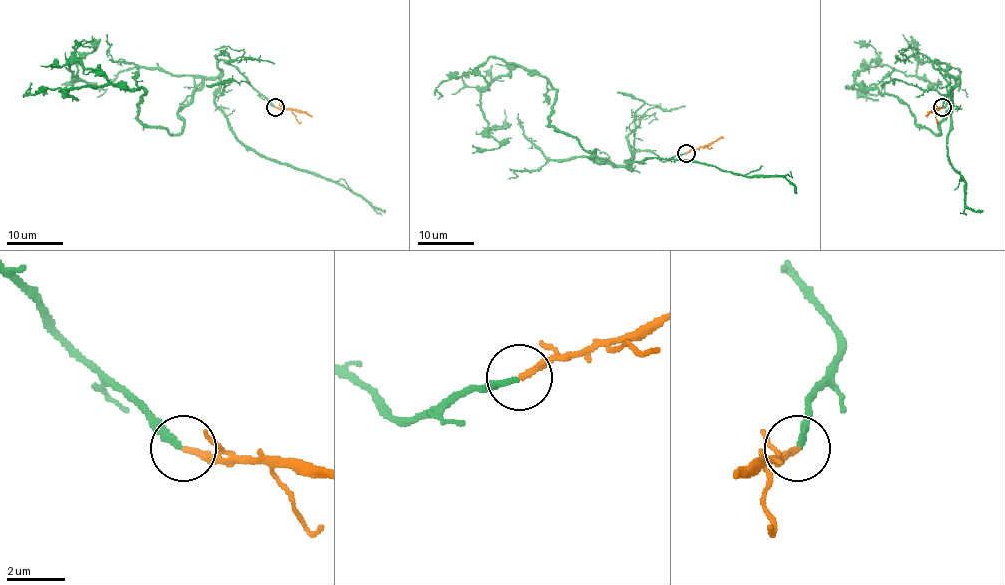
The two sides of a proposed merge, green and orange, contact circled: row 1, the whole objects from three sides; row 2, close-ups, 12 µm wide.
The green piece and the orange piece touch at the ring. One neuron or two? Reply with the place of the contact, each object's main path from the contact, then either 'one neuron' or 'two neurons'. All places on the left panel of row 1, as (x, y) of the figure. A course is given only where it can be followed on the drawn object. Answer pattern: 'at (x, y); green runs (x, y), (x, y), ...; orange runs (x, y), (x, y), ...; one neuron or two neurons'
at (275, 107); green runs (275, 107), (220, 60), (174, 134), (138, 118), (141, 89), (78, 61), (71, 72), (88, 83), (61, 90); orange runs (275, 107), (300, 110), (313, 117); one neuron

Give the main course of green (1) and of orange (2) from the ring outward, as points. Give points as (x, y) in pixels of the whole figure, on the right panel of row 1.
1: (942, 107), (949, 83), (937, 60), (955, 79), (939, 134), (856, 75), (879, 61), (938, 80), (934, 90)
2: (942, 107), (927, 117)

